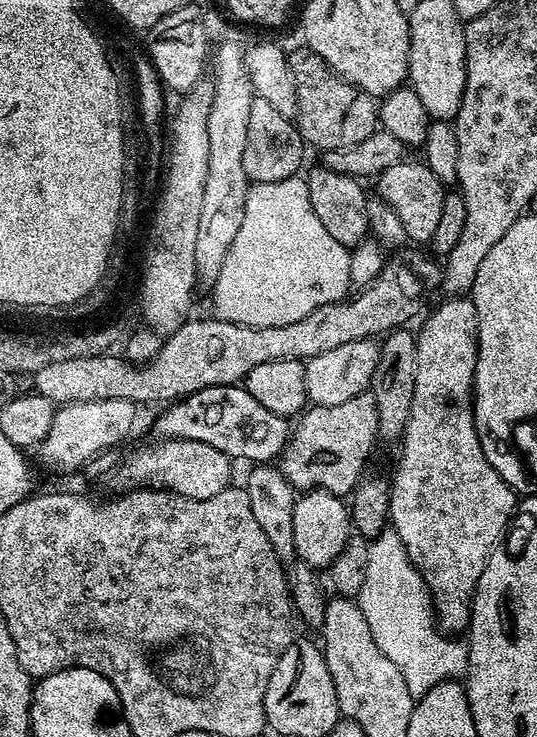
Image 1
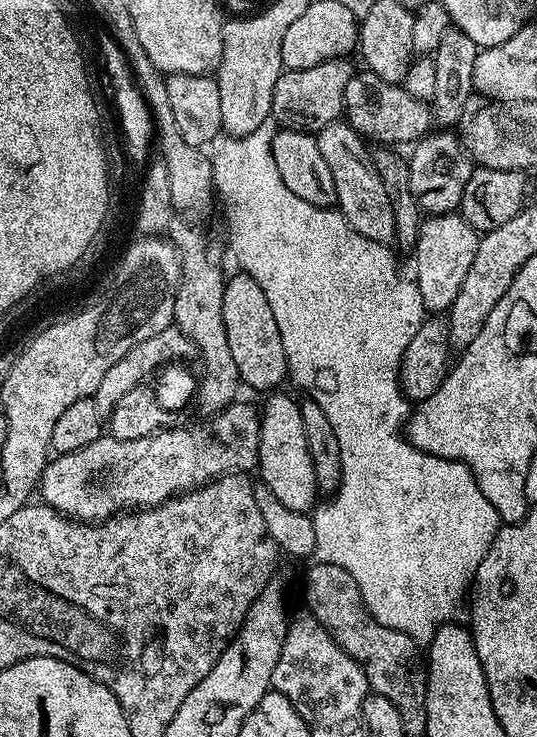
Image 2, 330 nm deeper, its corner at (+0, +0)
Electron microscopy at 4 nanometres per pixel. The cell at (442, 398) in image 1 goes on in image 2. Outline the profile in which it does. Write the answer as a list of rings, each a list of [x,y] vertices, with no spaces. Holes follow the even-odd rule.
[[[432,214],[421,223],[414,249],[414,279],[429,313],[444,314],[452,307],[454,298],[458,298],[458,290],[462,290],[462,281],[474,263],[474,254],[478,254],[480,238],[481,233],[459,214]]]

